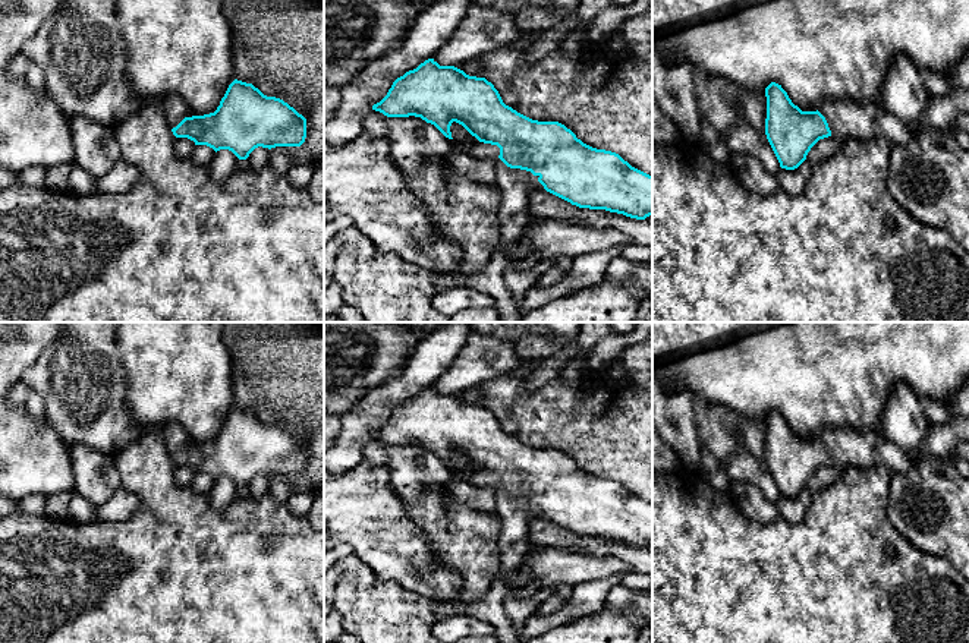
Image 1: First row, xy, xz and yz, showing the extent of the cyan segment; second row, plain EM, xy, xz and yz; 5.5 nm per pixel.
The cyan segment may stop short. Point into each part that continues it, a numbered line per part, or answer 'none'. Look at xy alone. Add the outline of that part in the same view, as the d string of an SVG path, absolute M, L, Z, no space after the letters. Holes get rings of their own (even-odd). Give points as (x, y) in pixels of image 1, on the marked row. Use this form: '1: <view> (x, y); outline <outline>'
1: xy (176, 110); outline M166 97L163 98L164 113L167 117L169 126L176 127L185 117L195 116L185 101L179 97Z

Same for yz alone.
1: yz (846, 119); outline M825 100L818 111L825 117L831 136L836 138L883 138L891 145L907 144L928 124L926 117L918 120L918 132L909 130L907 123L887 113L878 103Z

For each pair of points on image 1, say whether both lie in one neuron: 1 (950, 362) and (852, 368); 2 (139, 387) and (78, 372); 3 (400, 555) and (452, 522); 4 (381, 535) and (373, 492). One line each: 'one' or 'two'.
1: one
2: two
3: two
4: one

